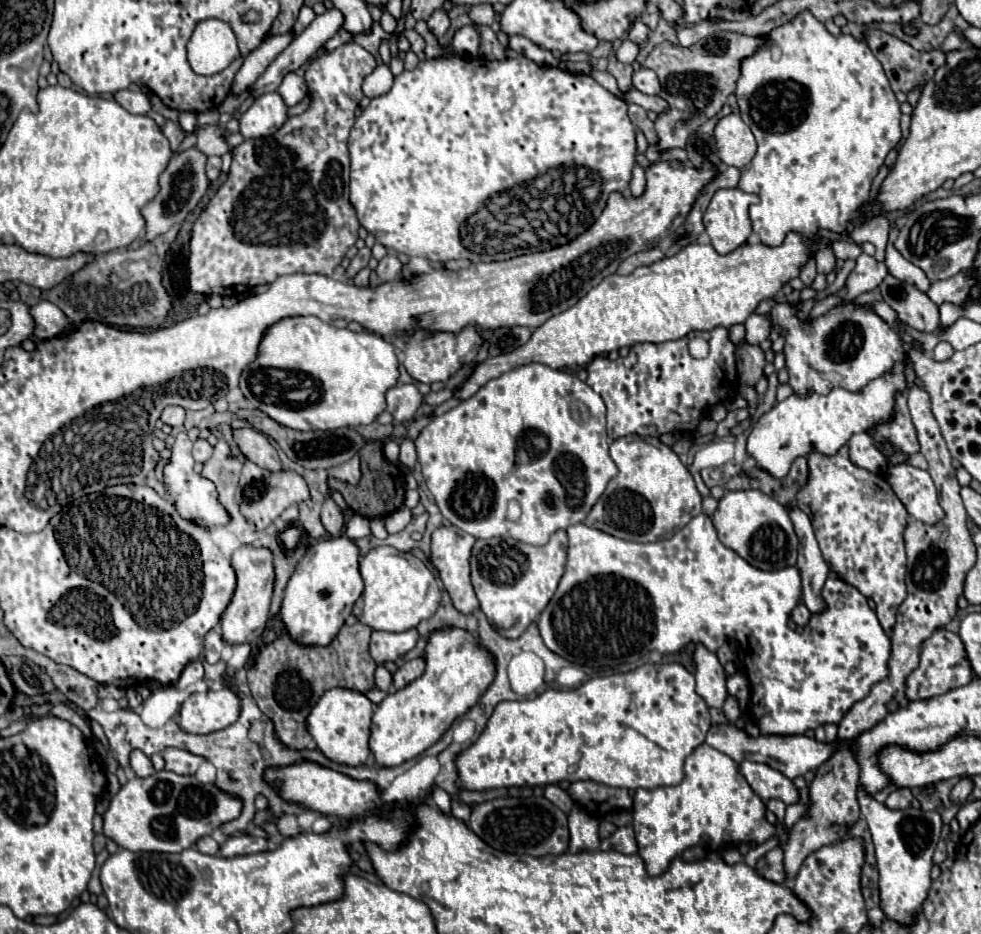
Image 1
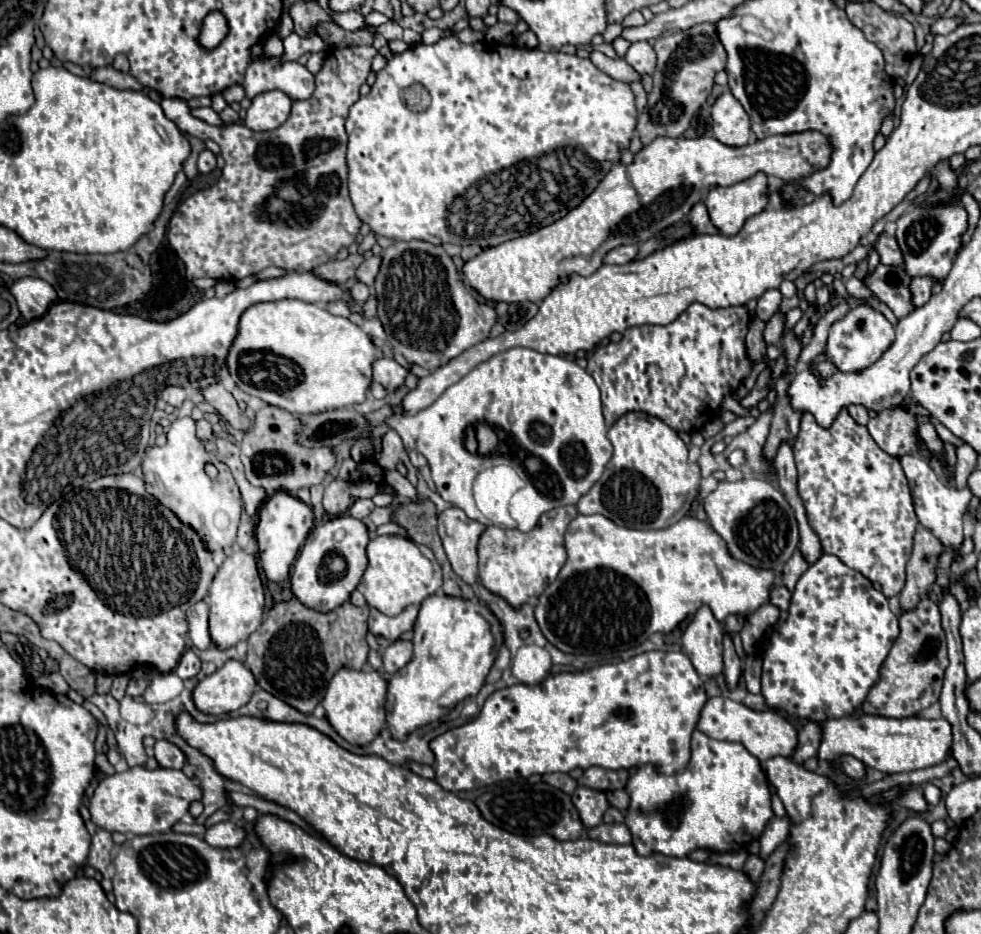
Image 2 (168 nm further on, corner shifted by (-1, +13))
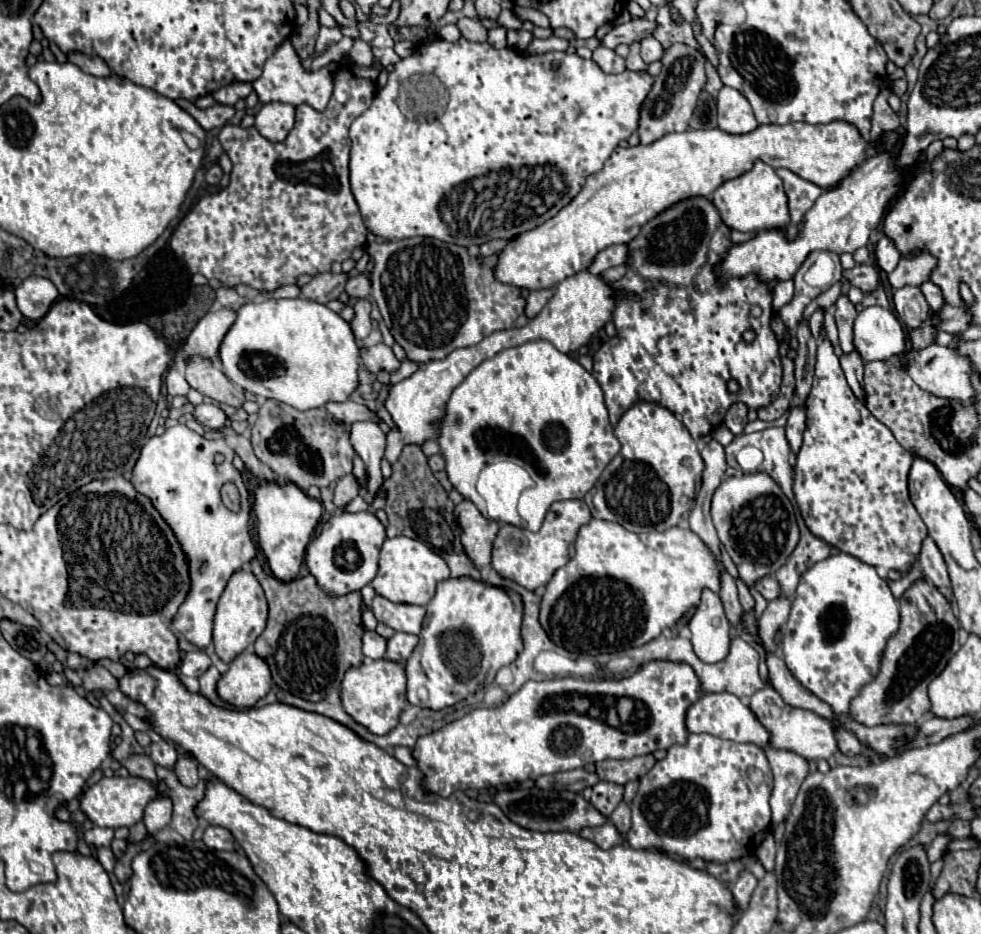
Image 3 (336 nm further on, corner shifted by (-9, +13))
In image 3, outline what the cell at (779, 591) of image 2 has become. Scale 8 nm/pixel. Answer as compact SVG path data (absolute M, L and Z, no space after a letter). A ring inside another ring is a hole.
M766 576L766 578L760 578L756 584L754 584L754 590L758 590L766 600L776 600L780 596L780 586L776 582L774 576Z

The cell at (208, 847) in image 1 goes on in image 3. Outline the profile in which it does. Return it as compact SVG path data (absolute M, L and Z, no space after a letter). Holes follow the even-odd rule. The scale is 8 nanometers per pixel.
M182 752L178 756L178 762L174 764L174 774L180 780L180 784L184 784L184 786L196 786L196 782L200 780L198 778L198 764L196 764L196 760L186 756L186 754L182 754Z

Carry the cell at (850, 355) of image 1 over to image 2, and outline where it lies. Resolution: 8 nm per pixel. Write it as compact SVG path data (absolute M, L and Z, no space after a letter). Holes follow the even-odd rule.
M852 308L842 320L836 320L828 330L828 342L824 354L840 372L860 372L866 362L876 362L894 342L894 326L874 308Z

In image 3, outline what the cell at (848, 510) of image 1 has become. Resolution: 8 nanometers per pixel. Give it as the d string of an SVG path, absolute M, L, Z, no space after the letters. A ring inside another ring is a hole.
M828 340L818 346L816 374L812 392L806 400L806 410L808 418L804 442L800 452L796 454L796 464L792 468L792 490L808 530L816 538L824 540L828 546L838 548L844 554L856 556L870 566L908 572L918 560L922 540L928 534L926 524L922 522L908 496L908 470L914 458L906 448L896 442L890 428L876 420L868 412L864 402L858 402L858 398L854 398L854 392L850 390L842 374L840 360Z

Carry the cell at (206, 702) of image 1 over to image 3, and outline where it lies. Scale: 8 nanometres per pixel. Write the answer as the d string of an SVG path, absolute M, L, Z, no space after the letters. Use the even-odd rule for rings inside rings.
M242 652L236 656L226 674L218 680L218 694L222 700L238 708L254 706L272 686L270 668L258 654Z

